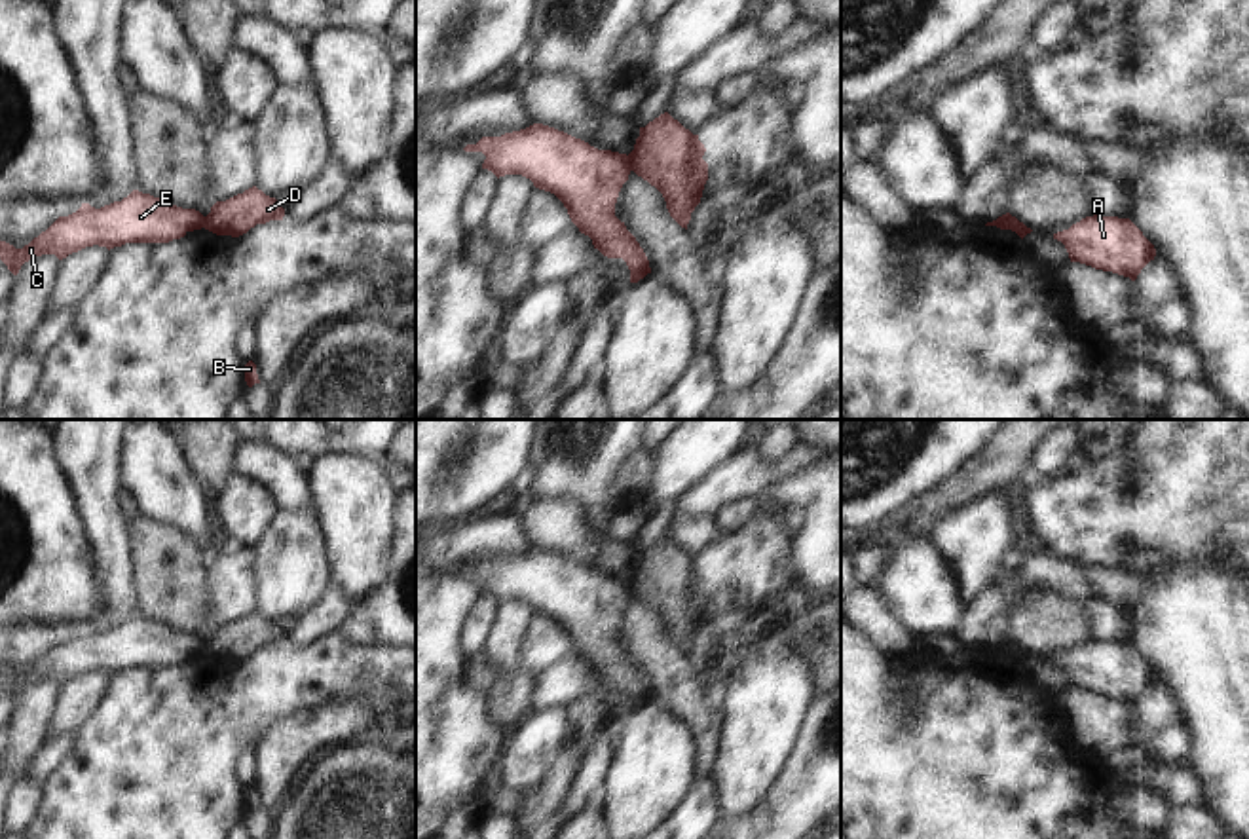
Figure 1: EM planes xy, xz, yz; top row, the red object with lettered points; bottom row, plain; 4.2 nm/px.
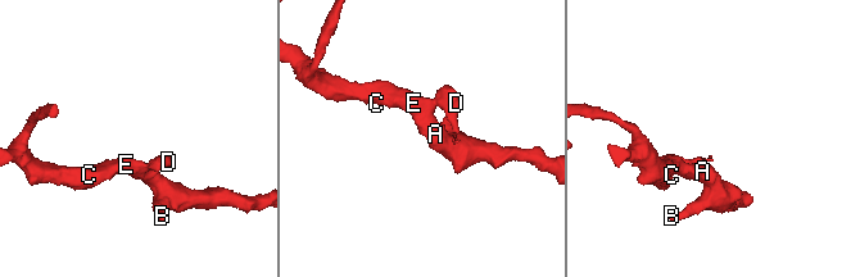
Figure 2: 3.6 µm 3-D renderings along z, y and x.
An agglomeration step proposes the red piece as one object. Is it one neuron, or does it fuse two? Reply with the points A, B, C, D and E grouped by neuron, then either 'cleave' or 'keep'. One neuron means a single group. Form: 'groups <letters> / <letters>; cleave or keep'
groups A B C E / D; cleave

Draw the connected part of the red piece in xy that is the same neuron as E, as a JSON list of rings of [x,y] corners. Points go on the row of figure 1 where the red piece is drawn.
[[[133,190],[121,201],[101,209],[82,203],[76,213],[59,216],[23,249],[0,241],[0,260],[17,275],[25,262],[42,254],[63,260],[93,245],[110,251],[125,243],[169,243],[201,228],[205,228],[205,216],[199,211]]]

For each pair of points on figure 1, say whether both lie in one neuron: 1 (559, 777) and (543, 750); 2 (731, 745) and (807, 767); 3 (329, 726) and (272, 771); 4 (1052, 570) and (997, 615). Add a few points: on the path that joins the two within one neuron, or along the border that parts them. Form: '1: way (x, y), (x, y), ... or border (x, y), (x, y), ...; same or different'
1: border (570, 727), (553, 765), (526, 796); different
2: border (801, 718), (796, 743), (762, 798); different
3: way (316, 729), (285, 758); same
4: way (1035, 574), (1024, 576), (1001, 598); same

